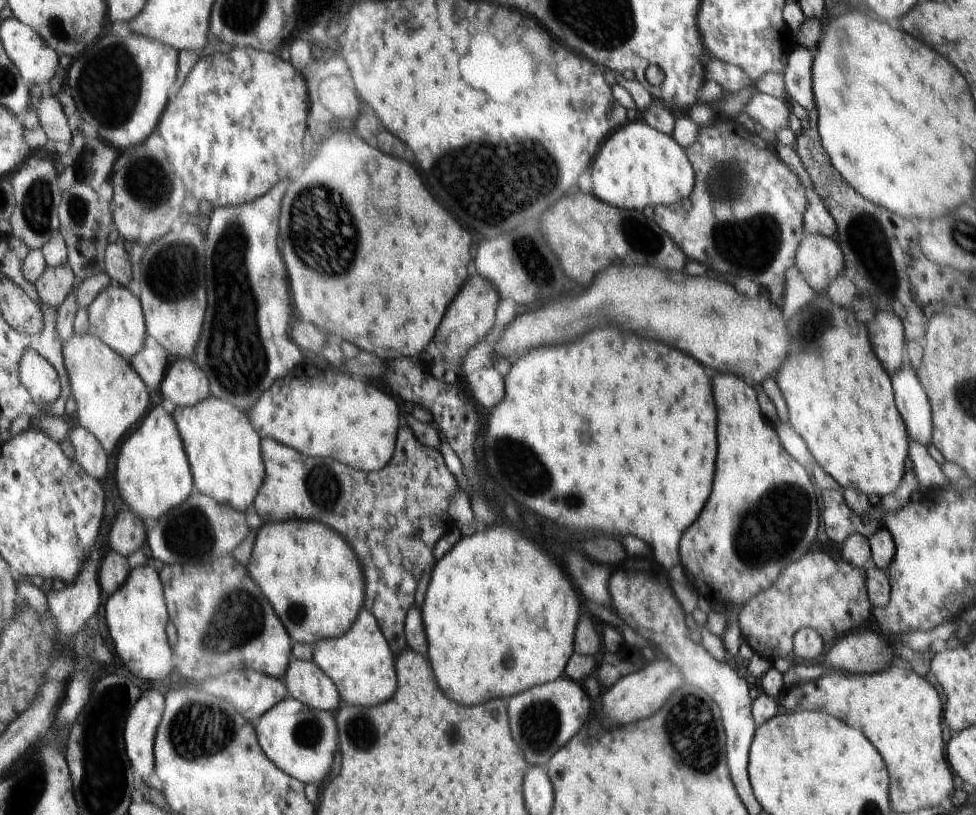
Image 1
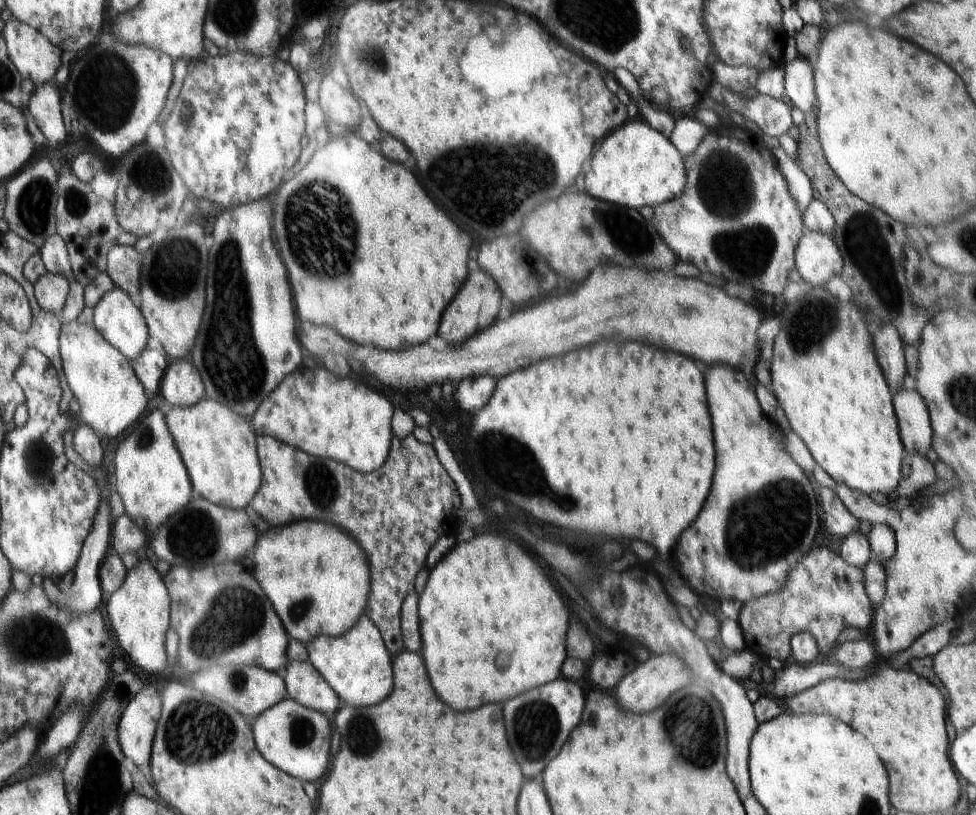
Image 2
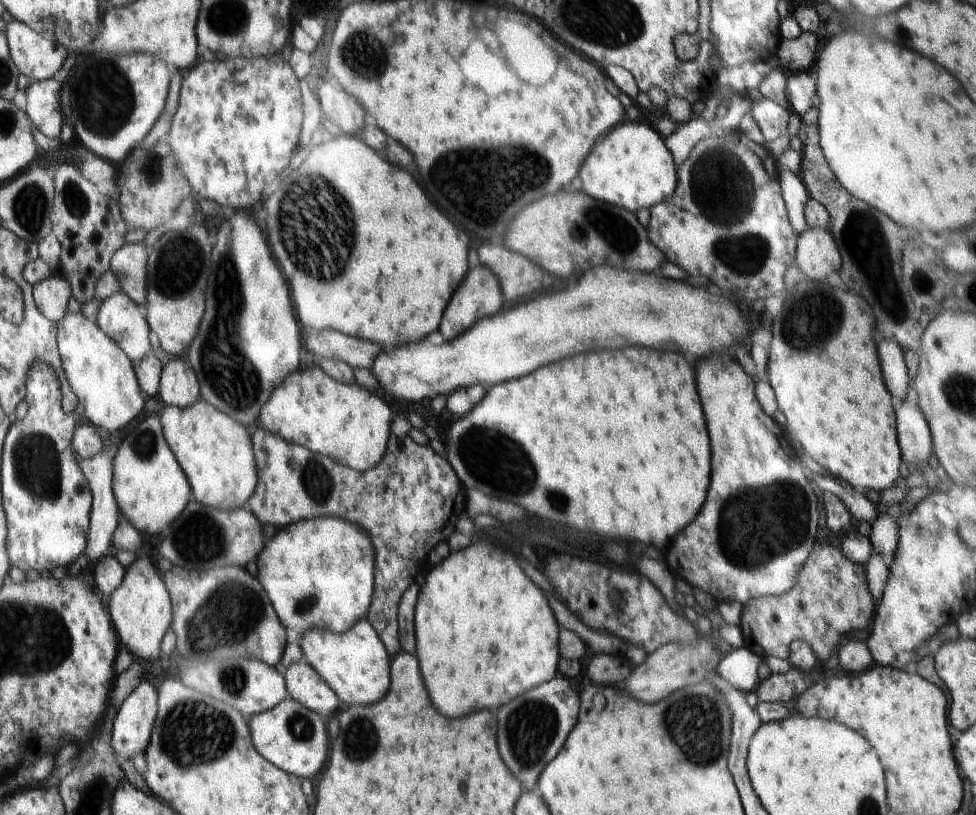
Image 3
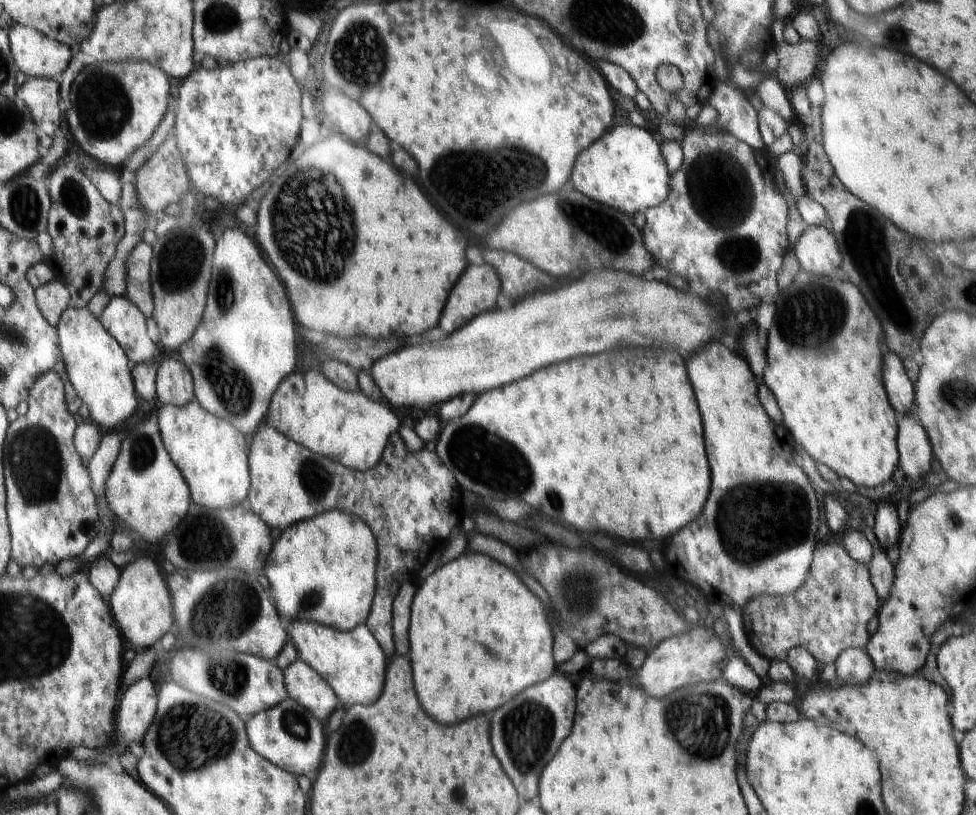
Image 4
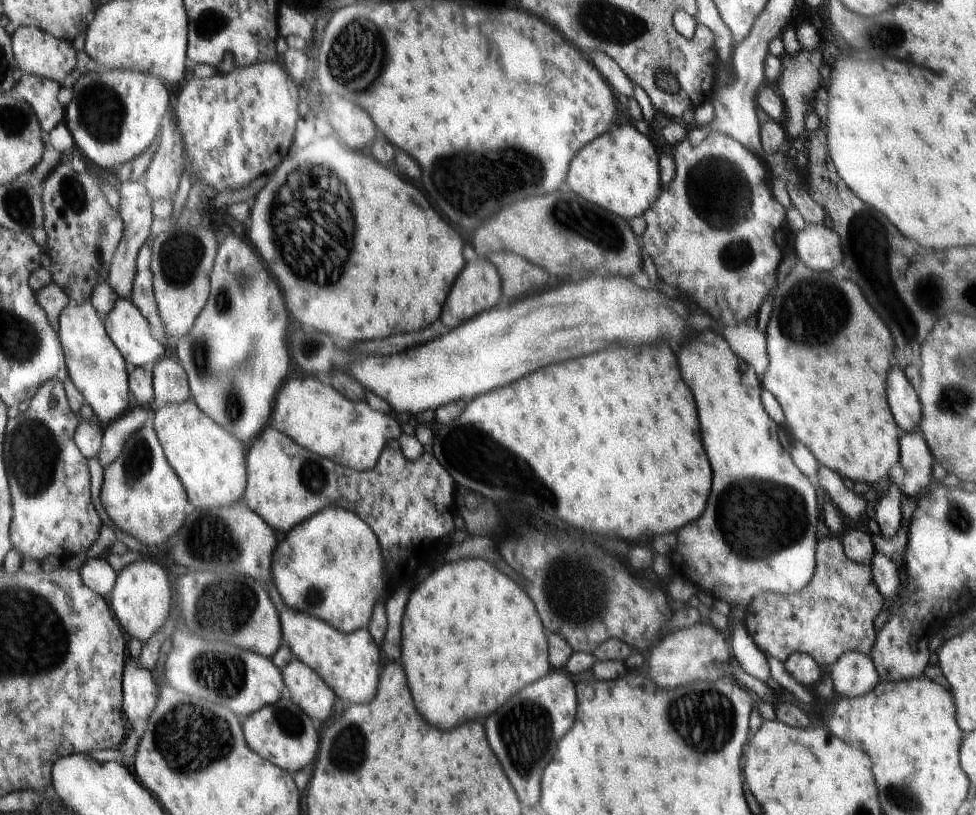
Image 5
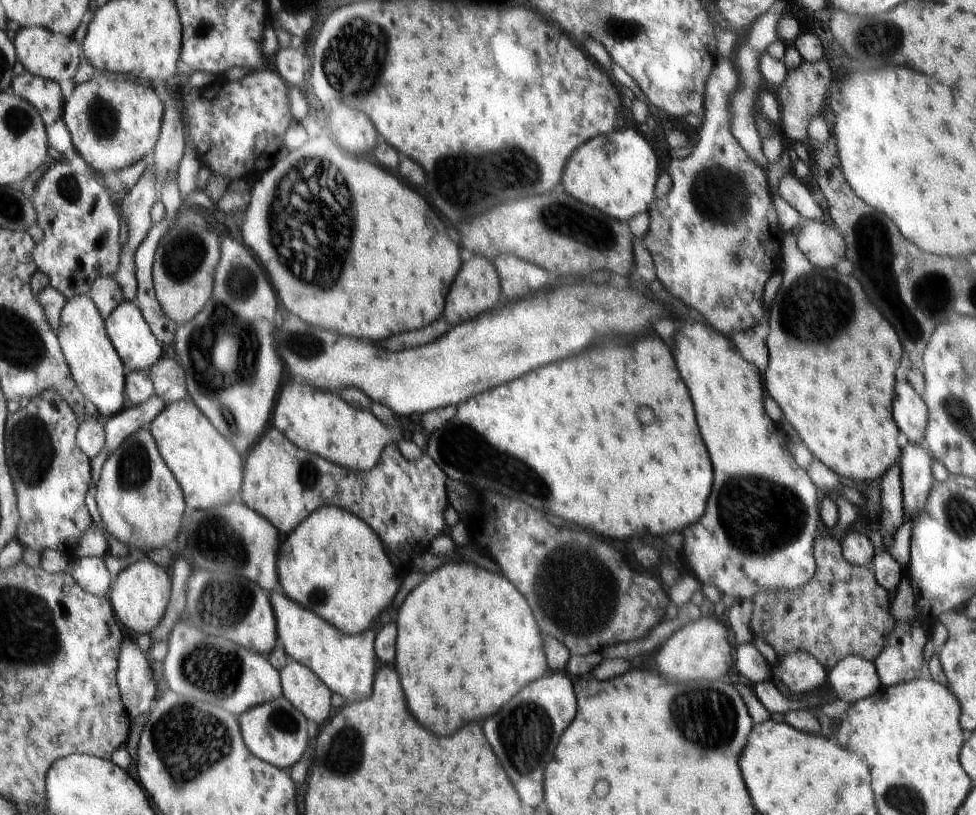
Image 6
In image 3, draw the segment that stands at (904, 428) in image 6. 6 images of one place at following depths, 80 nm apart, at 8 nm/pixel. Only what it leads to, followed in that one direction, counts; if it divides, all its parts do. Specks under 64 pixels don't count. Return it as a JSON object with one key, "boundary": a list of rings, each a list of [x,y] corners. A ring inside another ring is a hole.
{"boundary":[[[884,339],[877,344],[878,354],[880,354],[880,364],[882,364],[882,374],[888,392],[892,398],[906,401],[908,386],[912,385],[909,380],[903,350],[899,344],[892,339]]]}

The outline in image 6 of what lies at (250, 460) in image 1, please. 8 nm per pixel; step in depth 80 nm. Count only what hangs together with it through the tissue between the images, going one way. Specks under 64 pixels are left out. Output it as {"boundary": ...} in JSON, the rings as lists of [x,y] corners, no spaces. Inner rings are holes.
{"boundary":[[[193,401],[168,403],[151,423],[153,438],[170,471],[182,482],[186,502],[196,510],[213,509],[239,499],[245,480],[245,460]]]}

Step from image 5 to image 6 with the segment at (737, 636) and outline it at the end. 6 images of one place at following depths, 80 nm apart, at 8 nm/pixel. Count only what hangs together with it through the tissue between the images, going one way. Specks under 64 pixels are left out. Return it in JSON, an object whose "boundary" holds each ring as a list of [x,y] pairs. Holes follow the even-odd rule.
{"boundary":[[[753,641],[738,644],[733,654],[733,662],[738,672],[753,684],[770,681],[773,678],[771,666],[754,646]]]}

